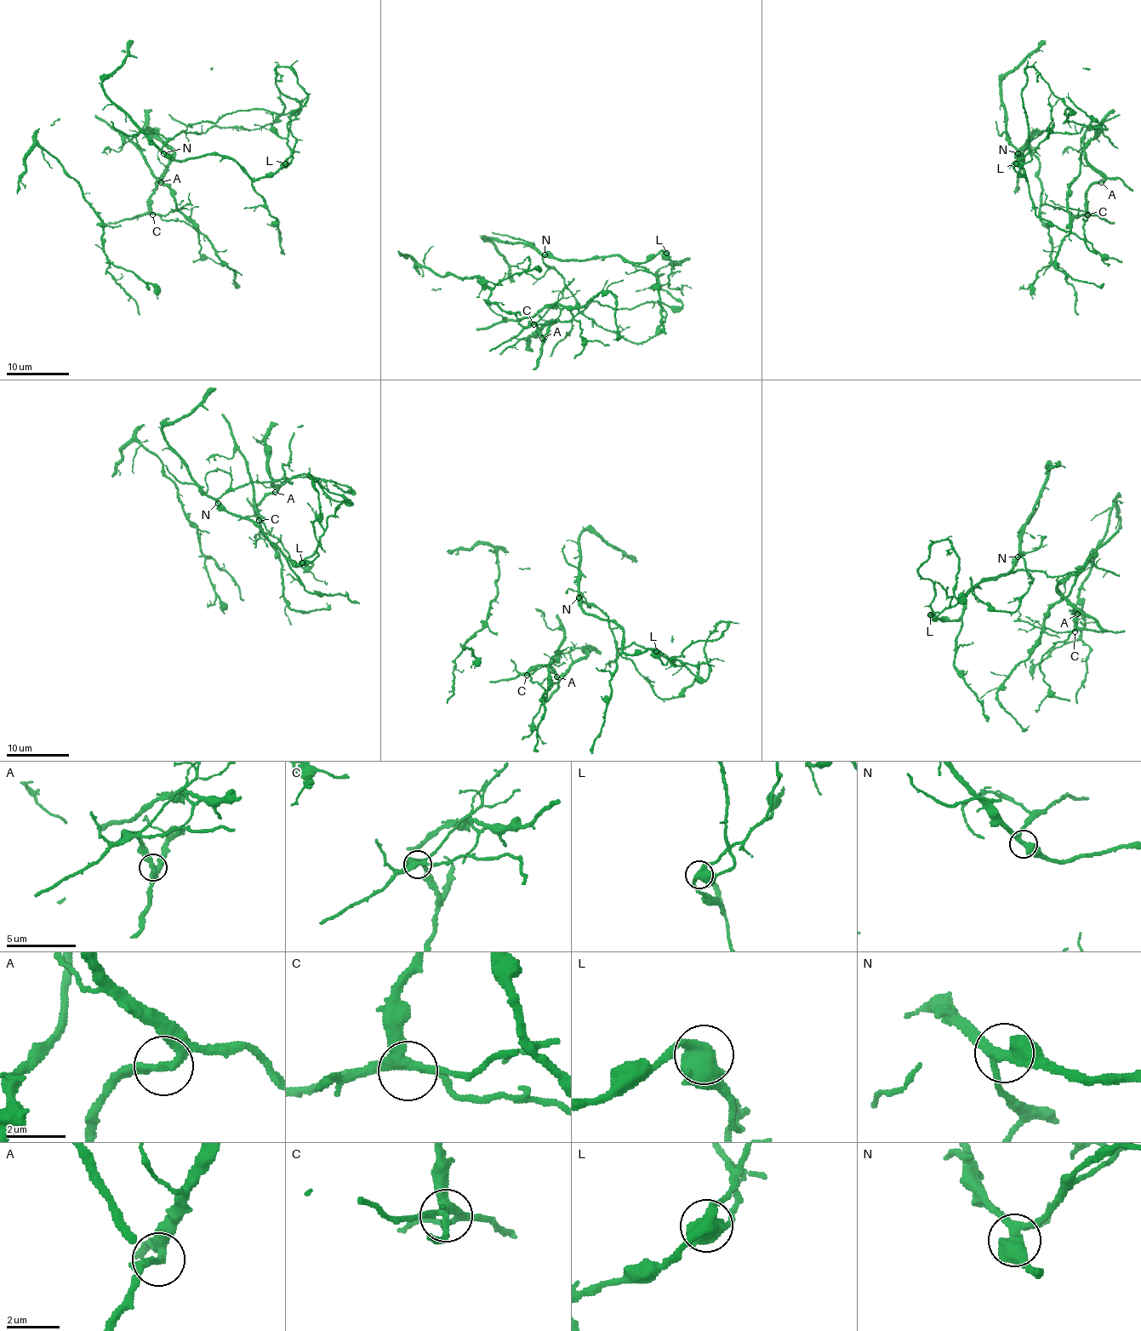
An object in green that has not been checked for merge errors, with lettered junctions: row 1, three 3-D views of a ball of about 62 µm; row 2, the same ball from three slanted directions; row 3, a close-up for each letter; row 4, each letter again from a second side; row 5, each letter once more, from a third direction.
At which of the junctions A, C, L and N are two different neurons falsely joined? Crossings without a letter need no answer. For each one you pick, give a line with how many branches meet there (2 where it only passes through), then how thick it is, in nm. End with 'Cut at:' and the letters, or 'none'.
L: 3 | 480 nm
Cut at: L

